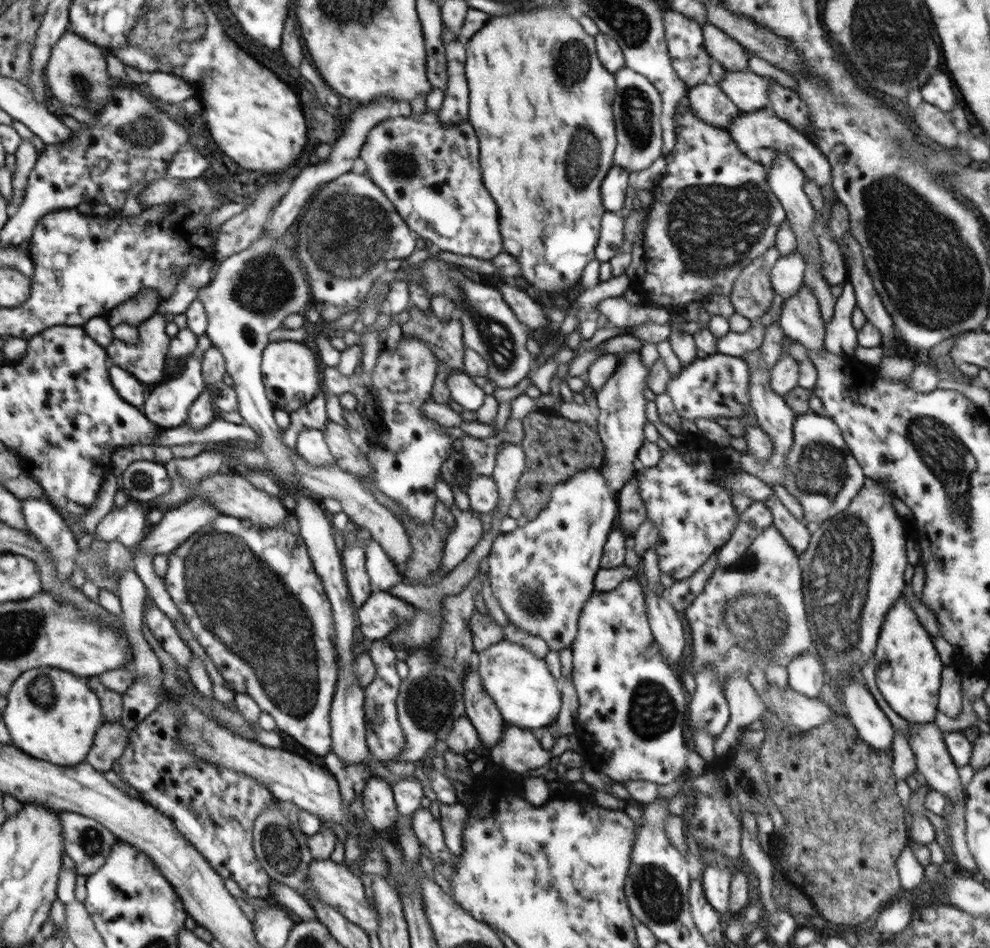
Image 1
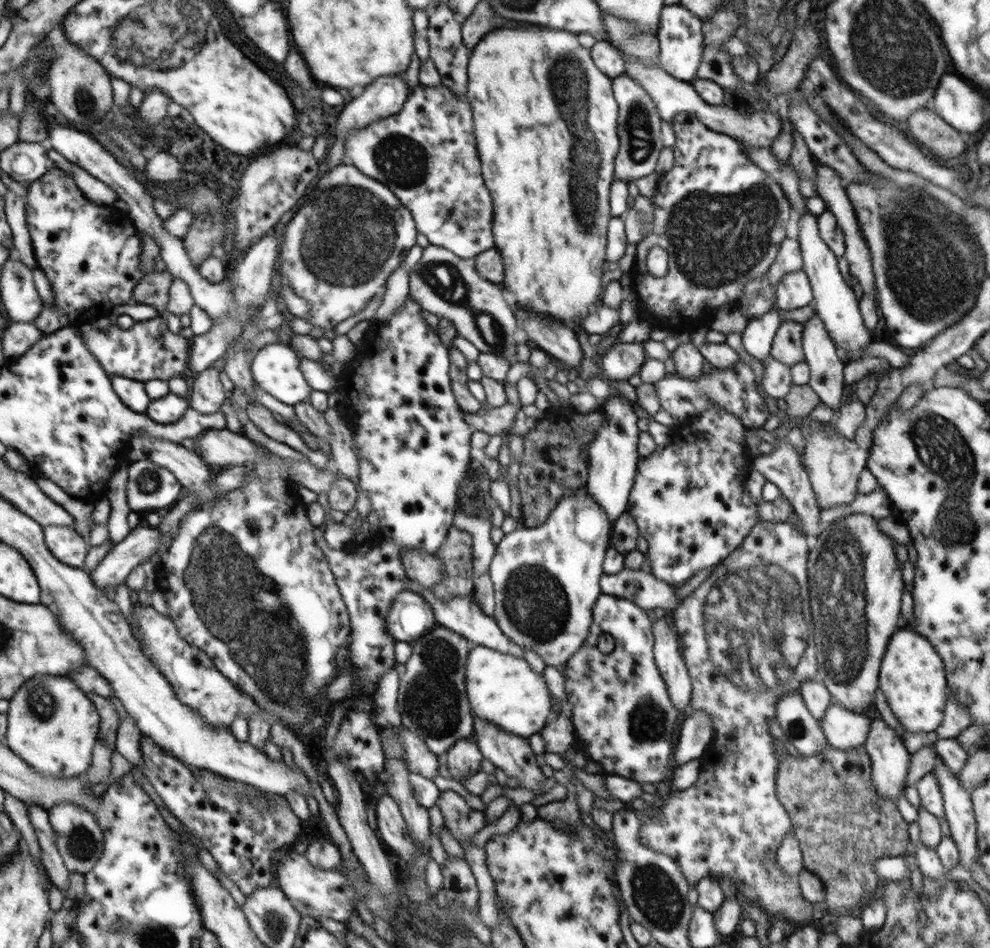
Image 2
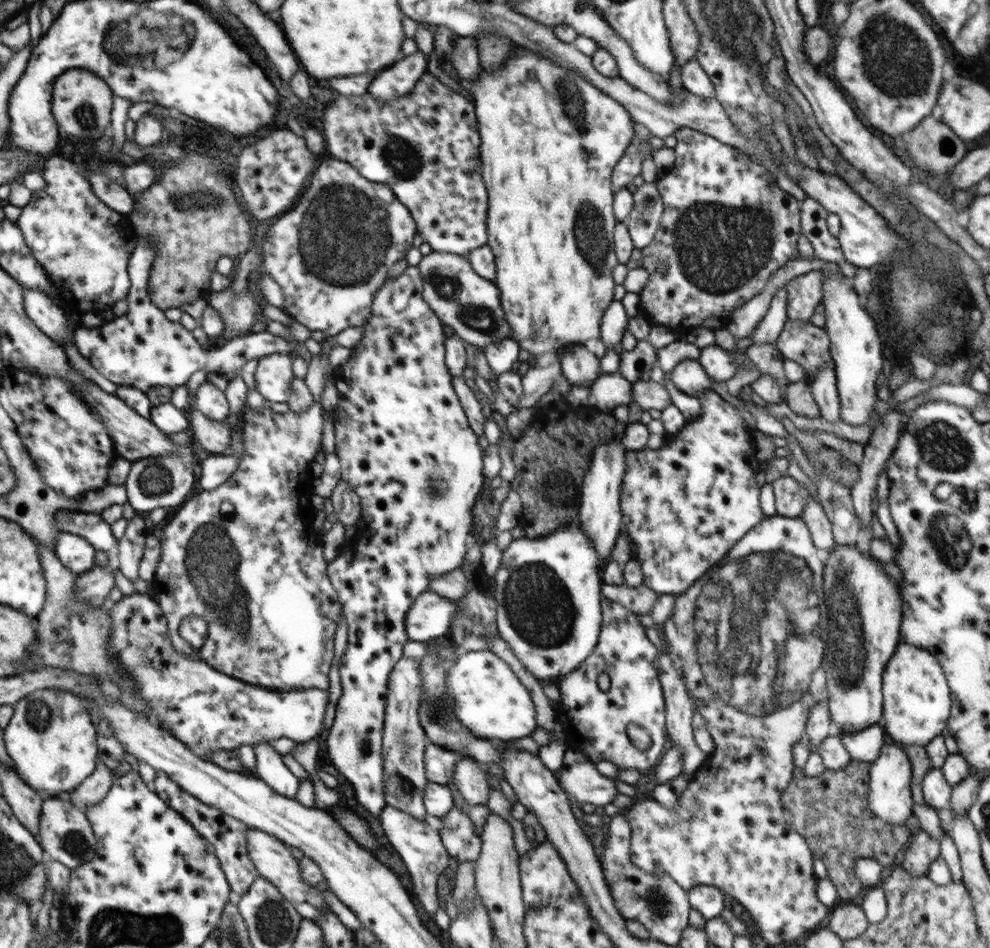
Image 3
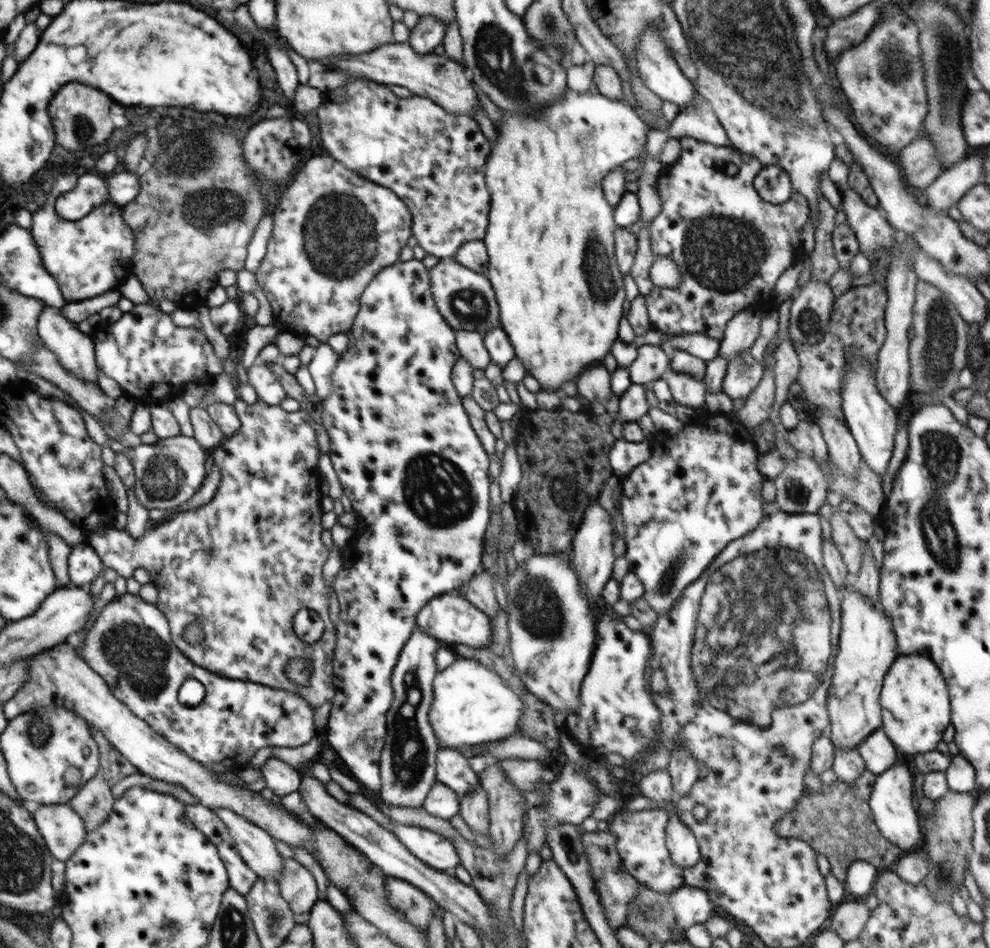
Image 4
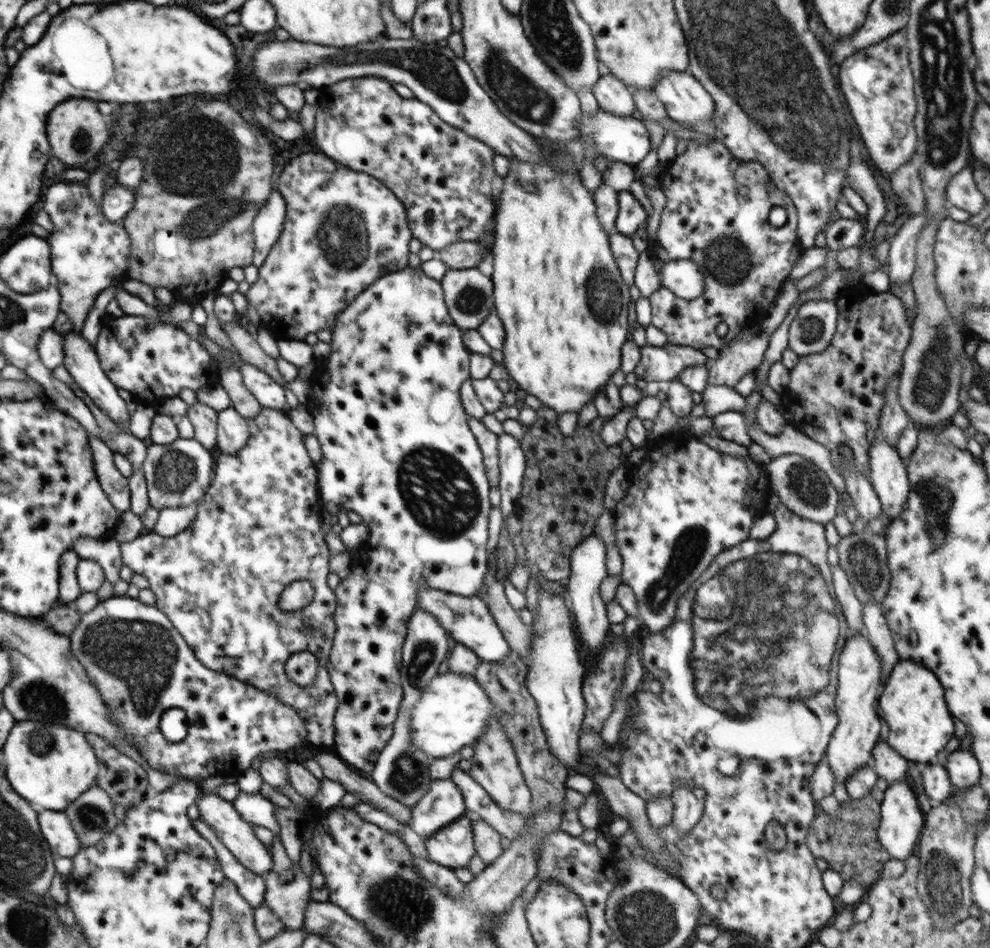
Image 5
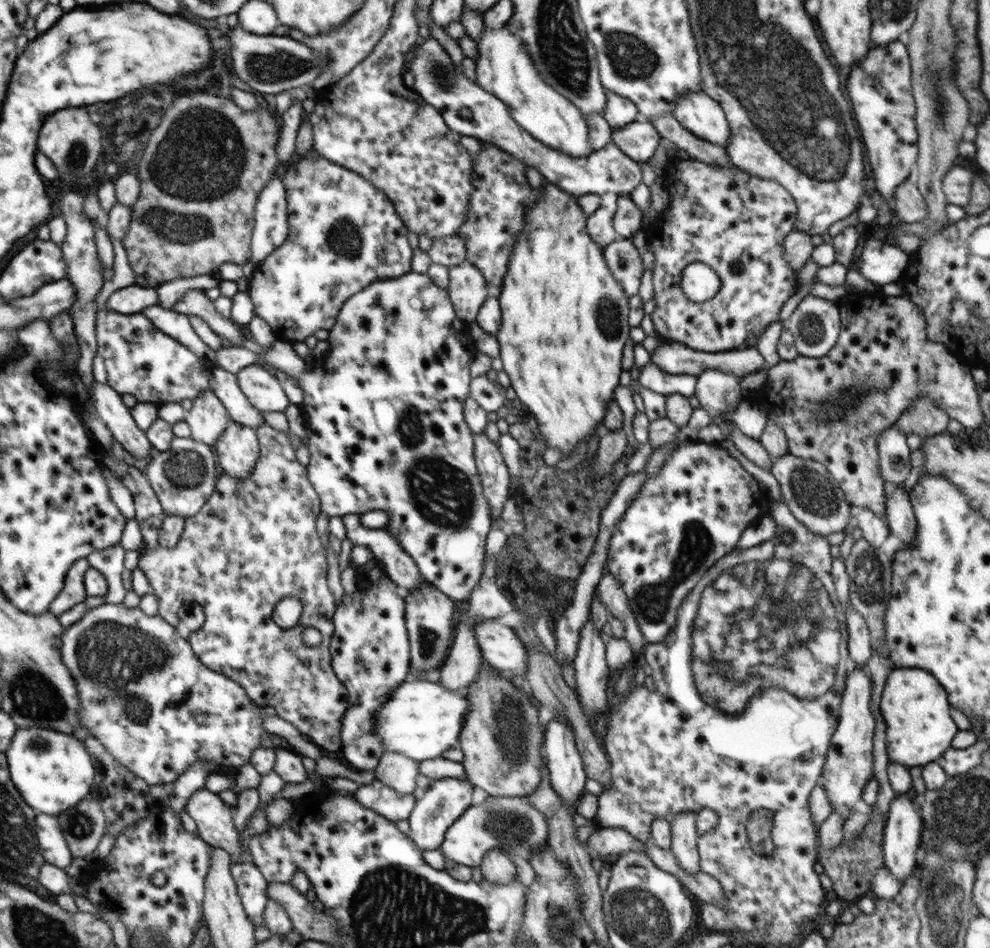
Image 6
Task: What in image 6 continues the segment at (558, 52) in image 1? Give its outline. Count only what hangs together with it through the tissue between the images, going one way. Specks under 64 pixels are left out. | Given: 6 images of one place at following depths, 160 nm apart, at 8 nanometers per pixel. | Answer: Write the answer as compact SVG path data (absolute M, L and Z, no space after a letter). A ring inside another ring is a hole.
M640 119L626 127L612 129L612 143L634 162L646 163L654 156L661 142L660 133L650 121ZM547 181L545 187L543 183L544 199L537 196L535 206L531 206L525 212L525 226L519 234L519 238L515 239L512 249L508 270L503 280L502 290L497 297L501 306L501 326L498 330L497 340L500 348L500 359L504 364L504 372L510 377L512 389L516 392L517 399L522 402L522 406L527 407L528 414L537 420L537 425L541 431L541 435L545 438L548 448L557 448L566 459L570 456L576 444L587 442L590 440L591 434L597 430L597 425L602 426L606 415L606 407L615 401L614 391L619 386L620 375L622 369L623 350L626 341L630 339L630 329L628 323L628 297L622 290L622 286L616 282L616 279L610 272L606 264L603 248L594 242L587 233L587 218L584 217L582 209L576 202L578 196L568 194L566 191L554 186Z

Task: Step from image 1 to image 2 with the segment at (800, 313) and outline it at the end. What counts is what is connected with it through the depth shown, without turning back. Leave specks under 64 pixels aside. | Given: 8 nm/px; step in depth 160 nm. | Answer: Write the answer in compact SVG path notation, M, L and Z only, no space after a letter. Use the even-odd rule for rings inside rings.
M812 299L811 305L813 308L813 316L806 320L806 323L802 323L804 326L804 333L802 333L802 350L804 350L804 361L808 364L810 370L810 381L808 385L814 390L814 393L820 398L821 404L830 407L832 410L838 412L841 406L841 398L845 384L843 383L846 362L836 352L836 346L826 326L822 323L822 319L815 312L814 307L815 300Z

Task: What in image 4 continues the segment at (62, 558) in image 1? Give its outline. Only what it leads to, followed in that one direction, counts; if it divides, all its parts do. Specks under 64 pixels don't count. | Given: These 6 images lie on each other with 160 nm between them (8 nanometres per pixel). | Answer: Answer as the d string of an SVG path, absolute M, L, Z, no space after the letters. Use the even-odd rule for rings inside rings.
M88 543L71 547L67 563L71 586L90 586L105 568L98 553Z

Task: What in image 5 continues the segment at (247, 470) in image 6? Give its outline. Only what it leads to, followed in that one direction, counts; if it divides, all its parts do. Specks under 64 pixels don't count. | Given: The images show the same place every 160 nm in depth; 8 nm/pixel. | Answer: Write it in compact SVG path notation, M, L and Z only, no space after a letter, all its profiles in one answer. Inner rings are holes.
M233 407L218 413L217 446L215 451L236 454L248 442L249 424Z

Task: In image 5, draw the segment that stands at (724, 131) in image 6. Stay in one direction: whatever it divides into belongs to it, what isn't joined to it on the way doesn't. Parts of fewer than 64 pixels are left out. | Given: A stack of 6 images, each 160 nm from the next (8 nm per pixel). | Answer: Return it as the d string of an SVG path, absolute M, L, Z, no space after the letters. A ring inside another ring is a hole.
M671 70L655 80L652 90L672 121L696 125L713 119L714 99L688 71Z

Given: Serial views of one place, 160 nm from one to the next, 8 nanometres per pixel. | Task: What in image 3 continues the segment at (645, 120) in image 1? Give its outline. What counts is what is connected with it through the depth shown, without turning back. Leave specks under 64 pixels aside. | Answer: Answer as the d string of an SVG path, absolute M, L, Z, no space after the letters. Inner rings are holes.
M632 116L630 122L634 124L635 135L611 174L614 192L618 192L626 184L630 184L635 176L641 174L644 162L652 160L655 152L648 143L648 137L651 135L650 131L642 123L634 121Z

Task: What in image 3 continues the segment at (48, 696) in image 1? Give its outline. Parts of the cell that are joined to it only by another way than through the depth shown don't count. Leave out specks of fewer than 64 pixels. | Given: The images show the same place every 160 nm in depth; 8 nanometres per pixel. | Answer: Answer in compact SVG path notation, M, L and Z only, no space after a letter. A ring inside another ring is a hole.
M44 688L42 690L35 690L31 692L28 696L24 697L22 700L18 701L13 705L14 712L8 726L3 728L3 741L7 750L7 753L10 755L12 762L15 766L15 772L17 775L35 791L37 791L43 800L48 798L48 796L53 796L52 798L65 797L69 792L77 788L78 785L83 784L84 780L92 776L94 769L97 766L98 761L98 751L99 748L96 748L96 729L94 719L90 716L90 713L86 707L86 704L82 701L80 695L74 694L72 691L66 691L64 689L58 688Z

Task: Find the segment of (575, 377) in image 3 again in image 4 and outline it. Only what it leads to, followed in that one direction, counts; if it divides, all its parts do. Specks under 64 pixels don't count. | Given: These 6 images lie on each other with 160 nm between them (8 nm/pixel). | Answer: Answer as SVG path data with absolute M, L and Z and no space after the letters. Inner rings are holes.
M596 365L576 376L577 390L582 398L606 405L612 396L611 374L603 366Z

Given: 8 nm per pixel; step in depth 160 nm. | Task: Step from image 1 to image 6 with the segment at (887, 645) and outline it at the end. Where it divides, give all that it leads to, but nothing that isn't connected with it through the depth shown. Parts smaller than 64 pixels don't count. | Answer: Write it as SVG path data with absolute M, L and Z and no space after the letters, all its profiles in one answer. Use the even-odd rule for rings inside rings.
M894 668L886 679L879 702L880 712L886 723L886 748L889 762L899 762L908 768L923 767L935 762L951 747L959 731L950 717L946 689L927 670Z

